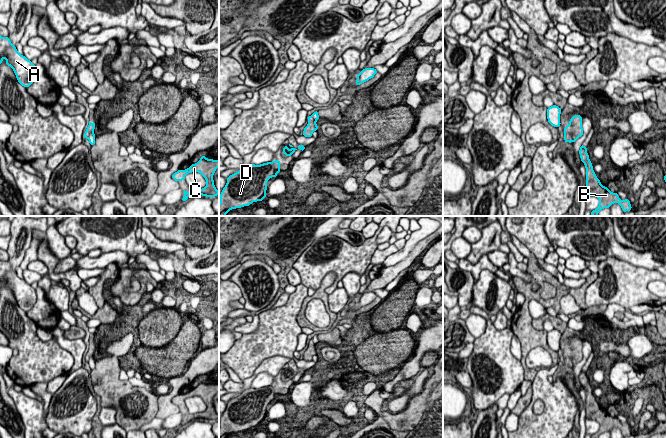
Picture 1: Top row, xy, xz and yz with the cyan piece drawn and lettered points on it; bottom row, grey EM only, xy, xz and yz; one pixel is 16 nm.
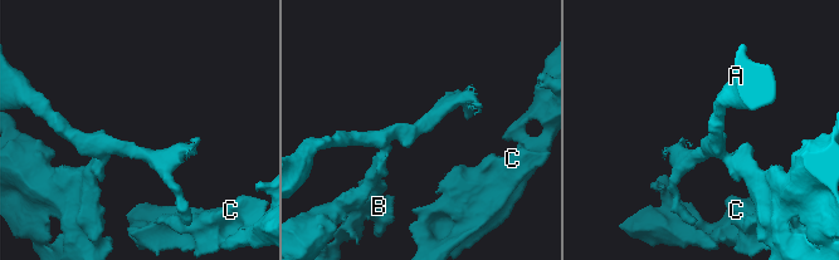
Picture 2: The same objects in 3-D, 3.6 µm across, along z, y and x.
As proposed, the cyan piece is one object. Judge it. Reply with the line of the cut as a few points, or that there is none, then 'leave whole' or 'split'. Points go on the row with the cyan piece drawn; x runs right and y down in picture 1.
yz (565, 131), (572, 141) | split

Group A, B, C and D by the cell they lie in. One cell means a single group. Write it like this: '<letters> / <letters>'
A / B C D

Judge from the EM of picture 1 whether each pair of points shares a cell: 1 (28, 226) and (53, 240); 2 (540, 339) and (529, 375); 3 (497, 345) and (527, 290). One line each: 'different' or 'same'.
1: different
2: same
3: different

